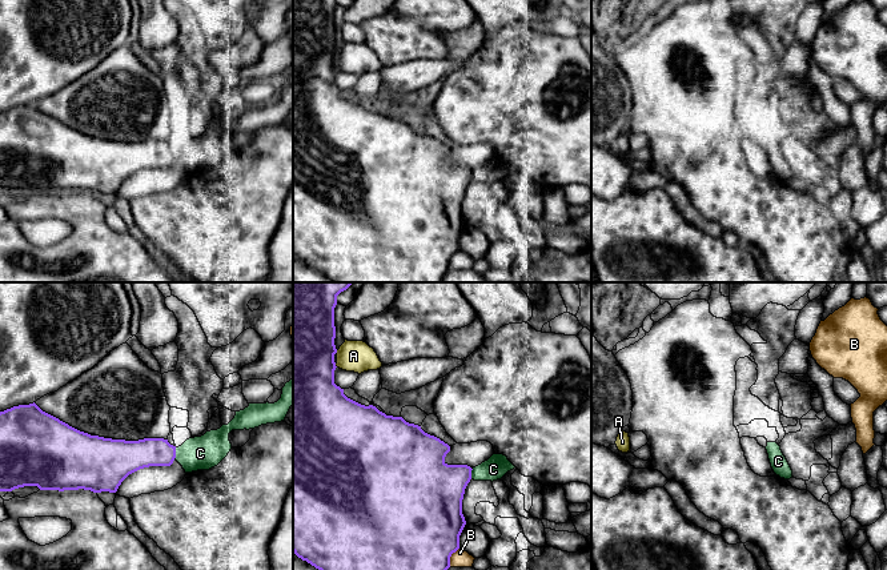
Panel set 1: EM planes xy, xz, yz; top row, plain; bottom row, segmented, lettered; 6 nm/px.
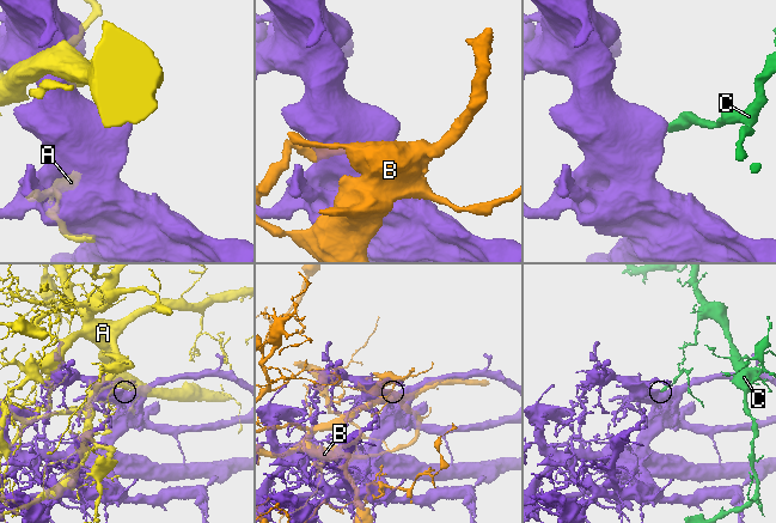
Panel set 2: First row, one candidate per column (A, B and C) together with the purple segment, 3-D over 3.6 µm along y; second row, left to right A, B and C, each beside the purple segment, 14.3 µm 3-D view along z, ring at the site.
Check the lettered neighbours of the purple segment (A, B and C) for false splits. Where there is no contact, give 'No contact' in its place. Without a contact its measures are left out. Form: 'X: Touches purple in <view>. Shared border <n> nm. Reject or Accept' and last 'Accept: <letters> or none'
A: Touches purple in xz. Shared border 30 nm. Reject
B: Touches purple in xz. Shared border 130 nm. Reject
C: Touches purple in xy. Shared border 70 nm. Reject
Accept: none

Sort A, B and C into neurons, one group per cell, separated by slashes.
A / B / C

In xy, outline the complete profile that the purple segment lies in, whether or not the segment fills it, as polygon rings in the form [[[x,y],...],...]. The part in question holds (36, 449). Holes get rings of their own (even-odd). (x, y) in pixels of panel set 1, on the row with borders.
[[[35,402],[0,412],[0,491],[12,491],[24,486],[40,490],[91,490],[116,493],[121,482],[132,473],[149,466],[170,466],[176,458],[176,446],[164,438],[139,441],[112,439],[80,431],[59,418],[43,412]]]

